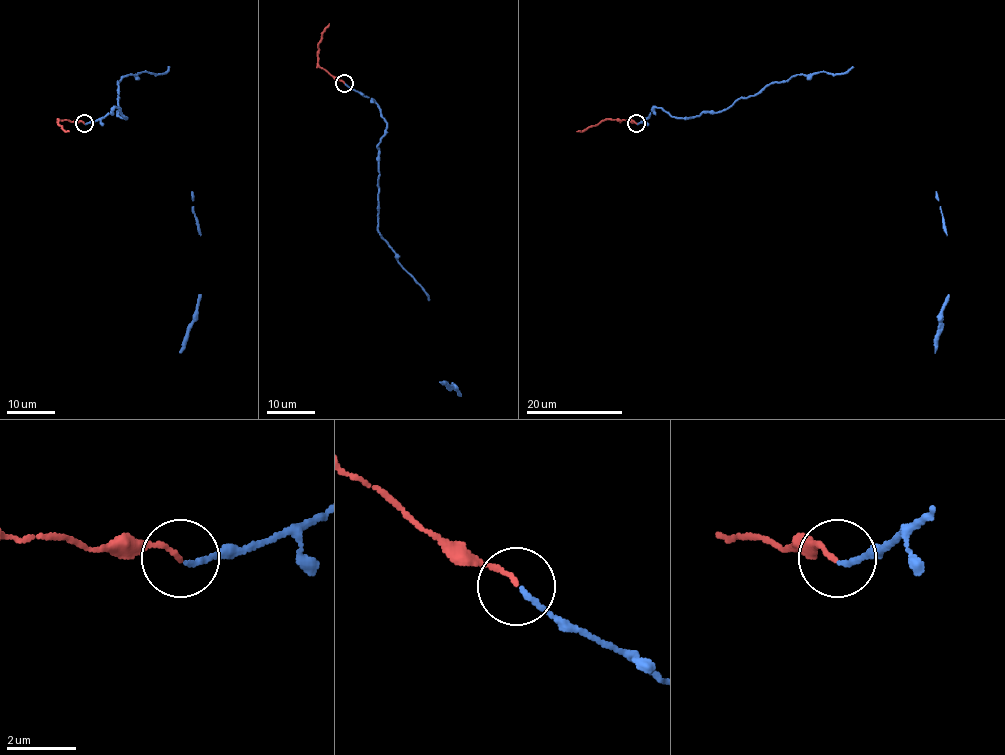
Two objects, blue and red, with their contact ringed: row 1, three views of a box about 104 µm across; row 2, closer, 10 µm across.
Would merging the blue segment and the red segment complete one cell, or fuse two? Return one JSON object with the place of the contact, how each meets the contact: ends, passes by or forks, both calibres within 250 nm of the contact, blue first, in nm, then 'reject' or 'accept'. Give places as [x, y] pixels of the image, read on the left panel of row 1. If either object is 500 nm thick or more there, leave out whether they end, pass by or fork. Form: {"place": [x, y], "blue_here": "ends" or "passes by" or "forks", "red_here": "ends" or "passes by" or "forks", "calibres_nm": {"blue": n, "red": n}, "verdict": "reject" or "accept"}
{"place": [84, 123], "blue_here": "ends", "red_here": "ends", "calibres_nm": {"blue": 140, "red": 110}, "verdict": "accept"}

